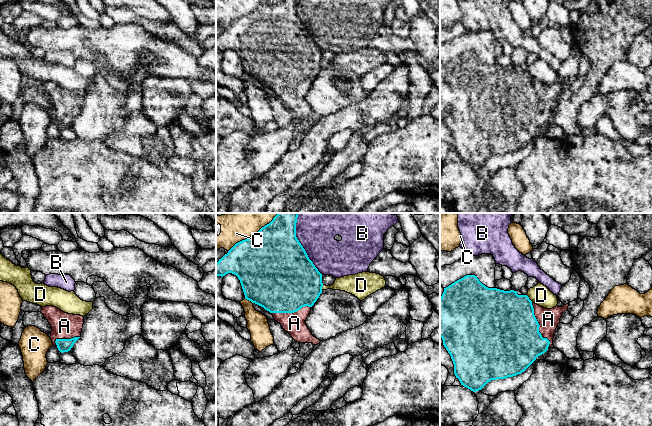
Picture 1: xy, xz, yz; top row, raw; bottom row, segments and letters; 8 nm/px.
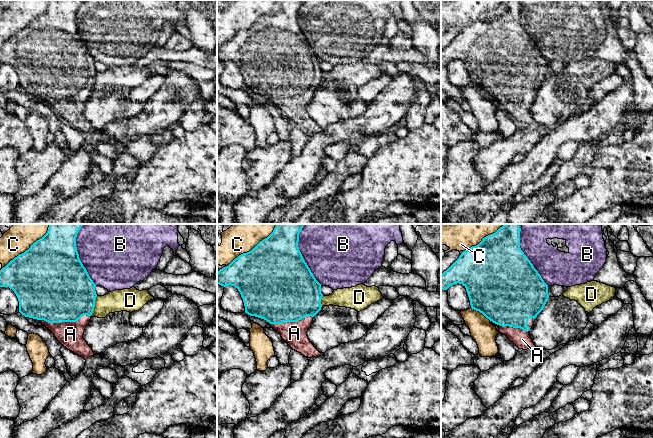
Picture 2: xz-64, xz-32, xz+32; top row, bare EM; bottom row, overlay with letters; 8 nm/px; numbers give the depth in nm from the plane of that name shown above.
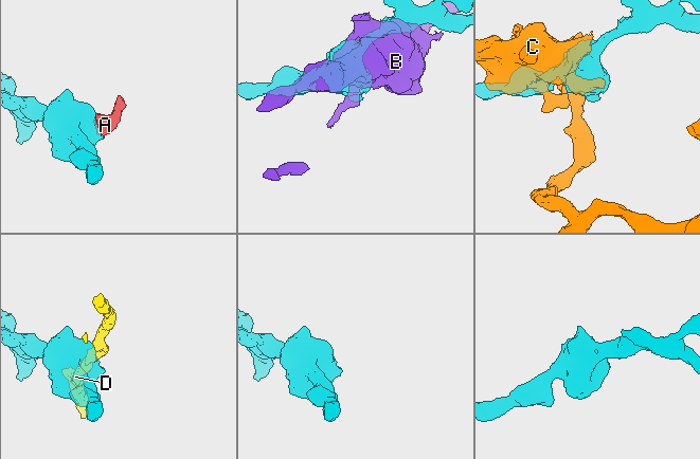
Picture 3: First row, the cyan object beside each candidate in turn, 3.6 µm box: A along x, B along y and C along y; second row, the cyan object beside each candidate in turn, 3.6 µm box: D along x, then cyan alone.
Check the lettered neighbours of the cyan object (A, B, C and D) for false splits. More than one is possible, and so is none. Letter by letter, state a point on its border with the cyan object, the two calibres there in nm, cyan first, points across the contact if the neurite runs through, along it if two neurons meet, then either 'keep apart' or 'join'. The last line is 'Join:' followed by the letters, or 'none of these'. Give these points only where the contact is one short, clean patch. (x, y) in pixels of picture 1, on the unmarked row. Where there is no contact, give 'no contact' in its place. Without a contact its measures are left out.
A: yz (539, 102) | 480/170 nm | join
B: xz (304, 25) | 500/280 nm | keep apart
C: xz (248, 14) | 500/160 nm | keep apart
D: yz (528, 74) | 460/160 nm | keep apart
Join: A

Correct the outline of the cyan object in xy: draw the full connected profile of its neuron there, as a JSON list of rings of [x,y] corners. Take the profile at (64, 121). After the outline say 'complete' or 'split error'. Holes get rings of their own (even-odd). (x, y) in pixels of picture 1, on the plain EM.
[[[54,82],[42,83],[41,89],[52,103],[51,116],[58,126],[68,128],[80,114],[84,93],[68,90]]]; split error

